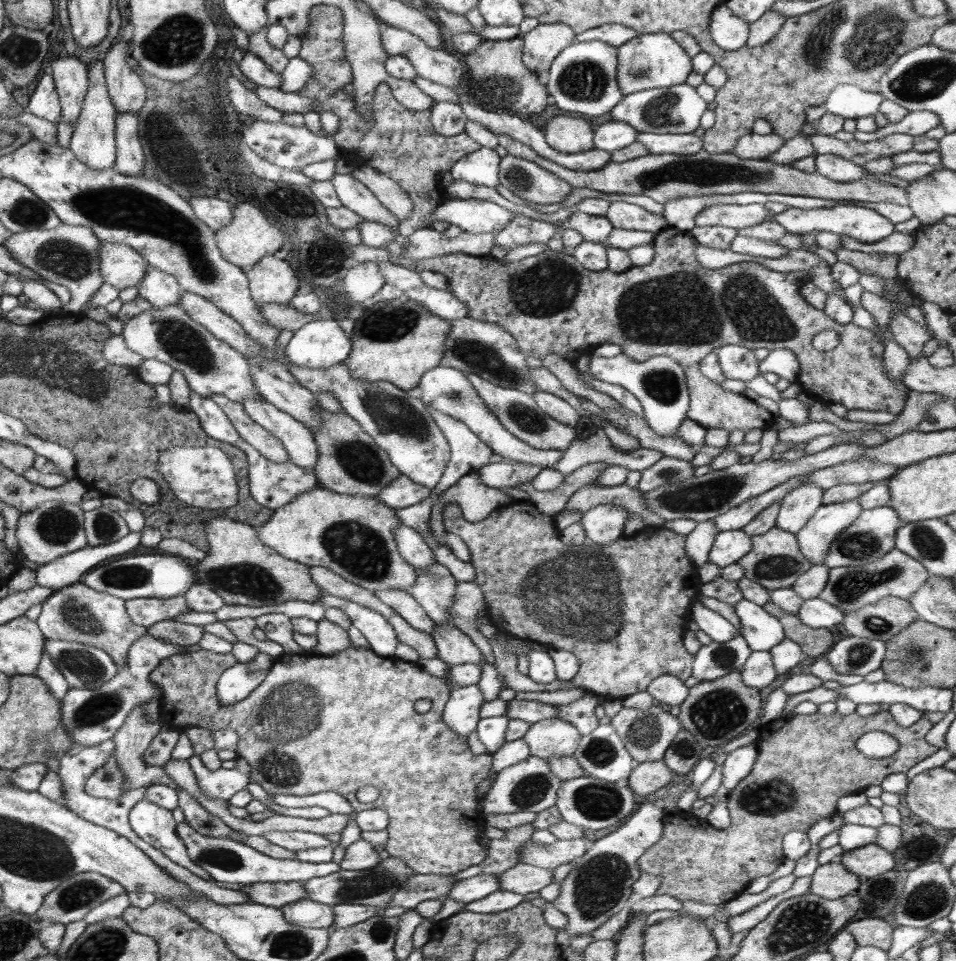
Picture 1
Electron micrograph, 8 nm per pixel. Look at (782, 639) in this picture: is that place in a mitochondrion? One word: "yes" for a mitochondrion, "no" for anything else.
no

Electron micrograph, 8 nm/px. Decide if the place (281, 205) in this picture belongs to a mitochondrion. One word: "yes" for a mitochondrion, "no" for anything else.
no

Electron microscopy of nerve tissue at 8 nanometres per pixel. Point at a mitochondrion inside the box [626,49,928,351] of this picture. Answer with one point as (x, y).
(699, 172)

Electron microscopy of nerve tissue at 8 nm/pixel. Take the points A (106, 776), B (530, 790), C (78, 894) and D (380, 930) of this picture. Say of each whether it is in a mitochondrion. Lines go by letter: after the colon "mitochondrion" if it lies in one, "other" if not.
A: mitochondrion
B: mitochondrion
C: mitochondrion
D: mitochondrion

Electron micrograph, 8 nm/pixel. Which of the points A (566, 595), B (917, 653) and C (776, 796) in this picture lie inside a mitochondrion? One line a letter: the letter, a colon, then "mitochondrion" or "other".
A: mitochondrion
B: mitochondrion
C: mitochondrion

